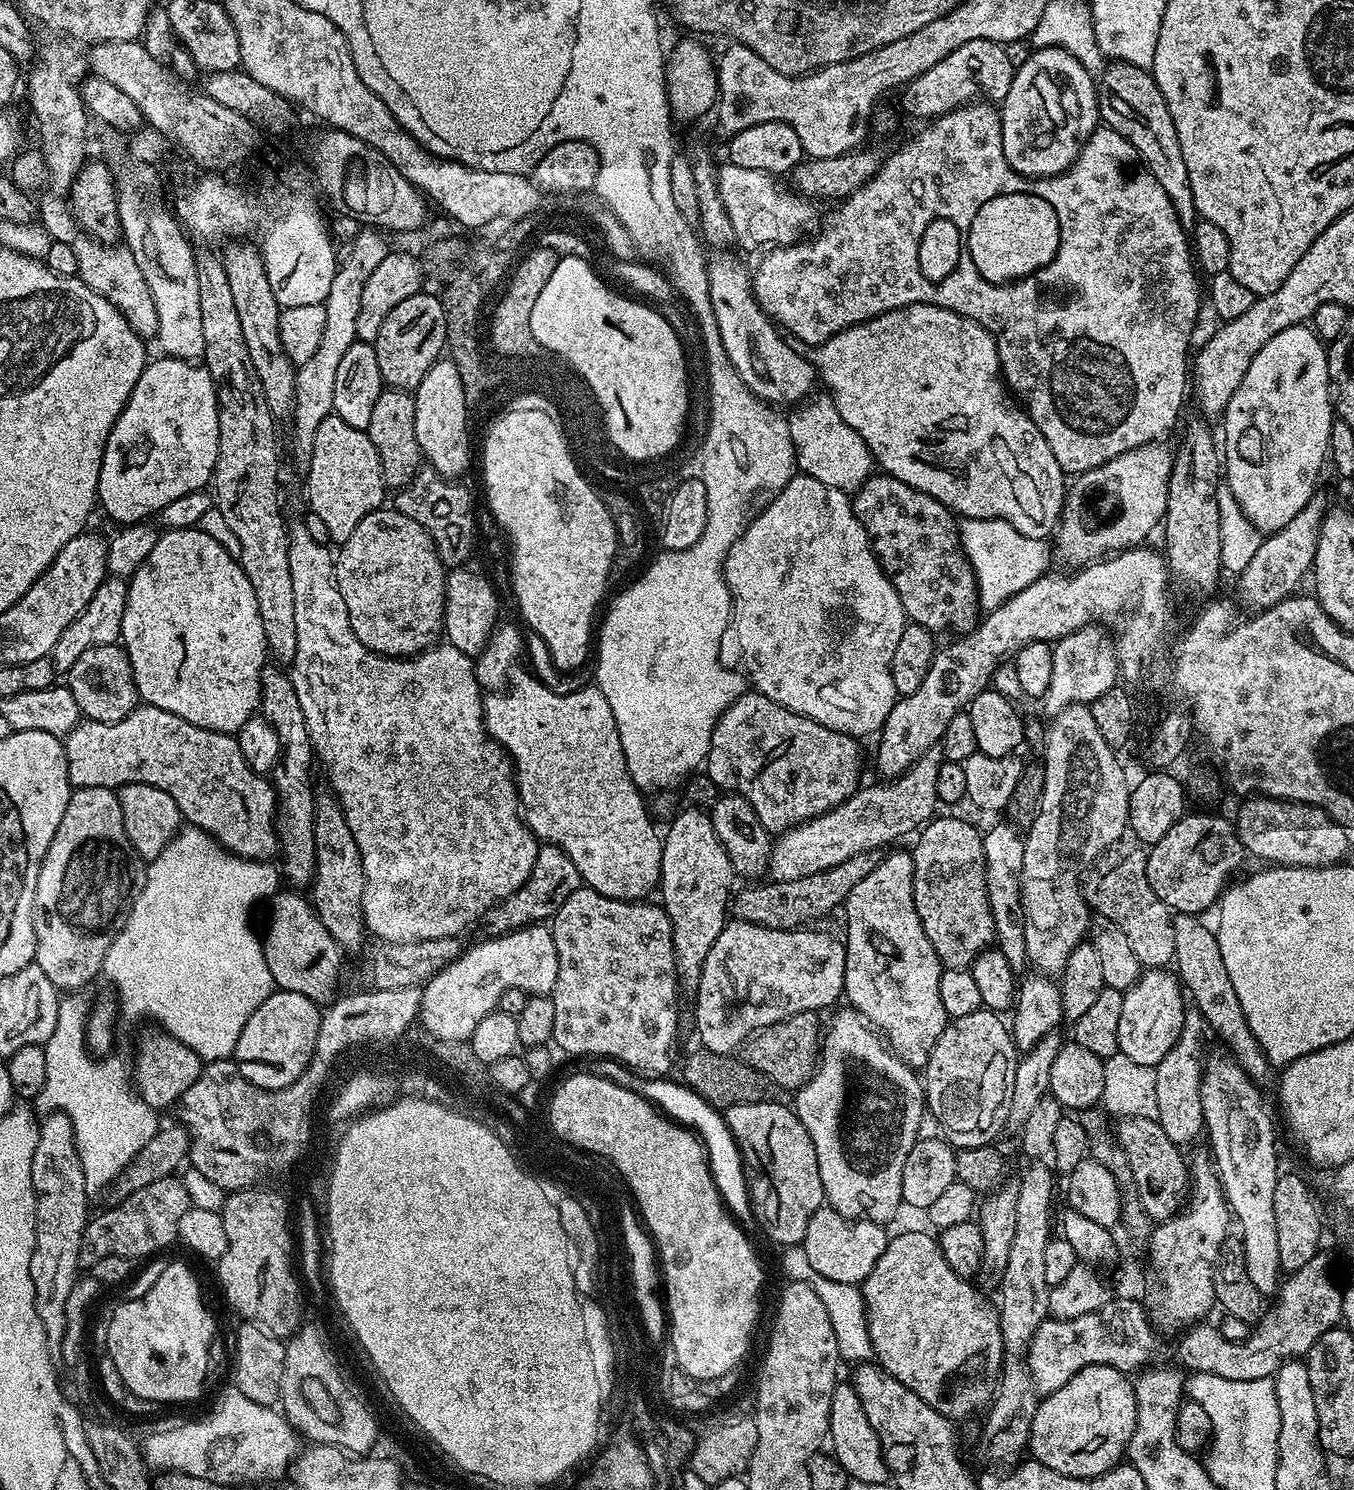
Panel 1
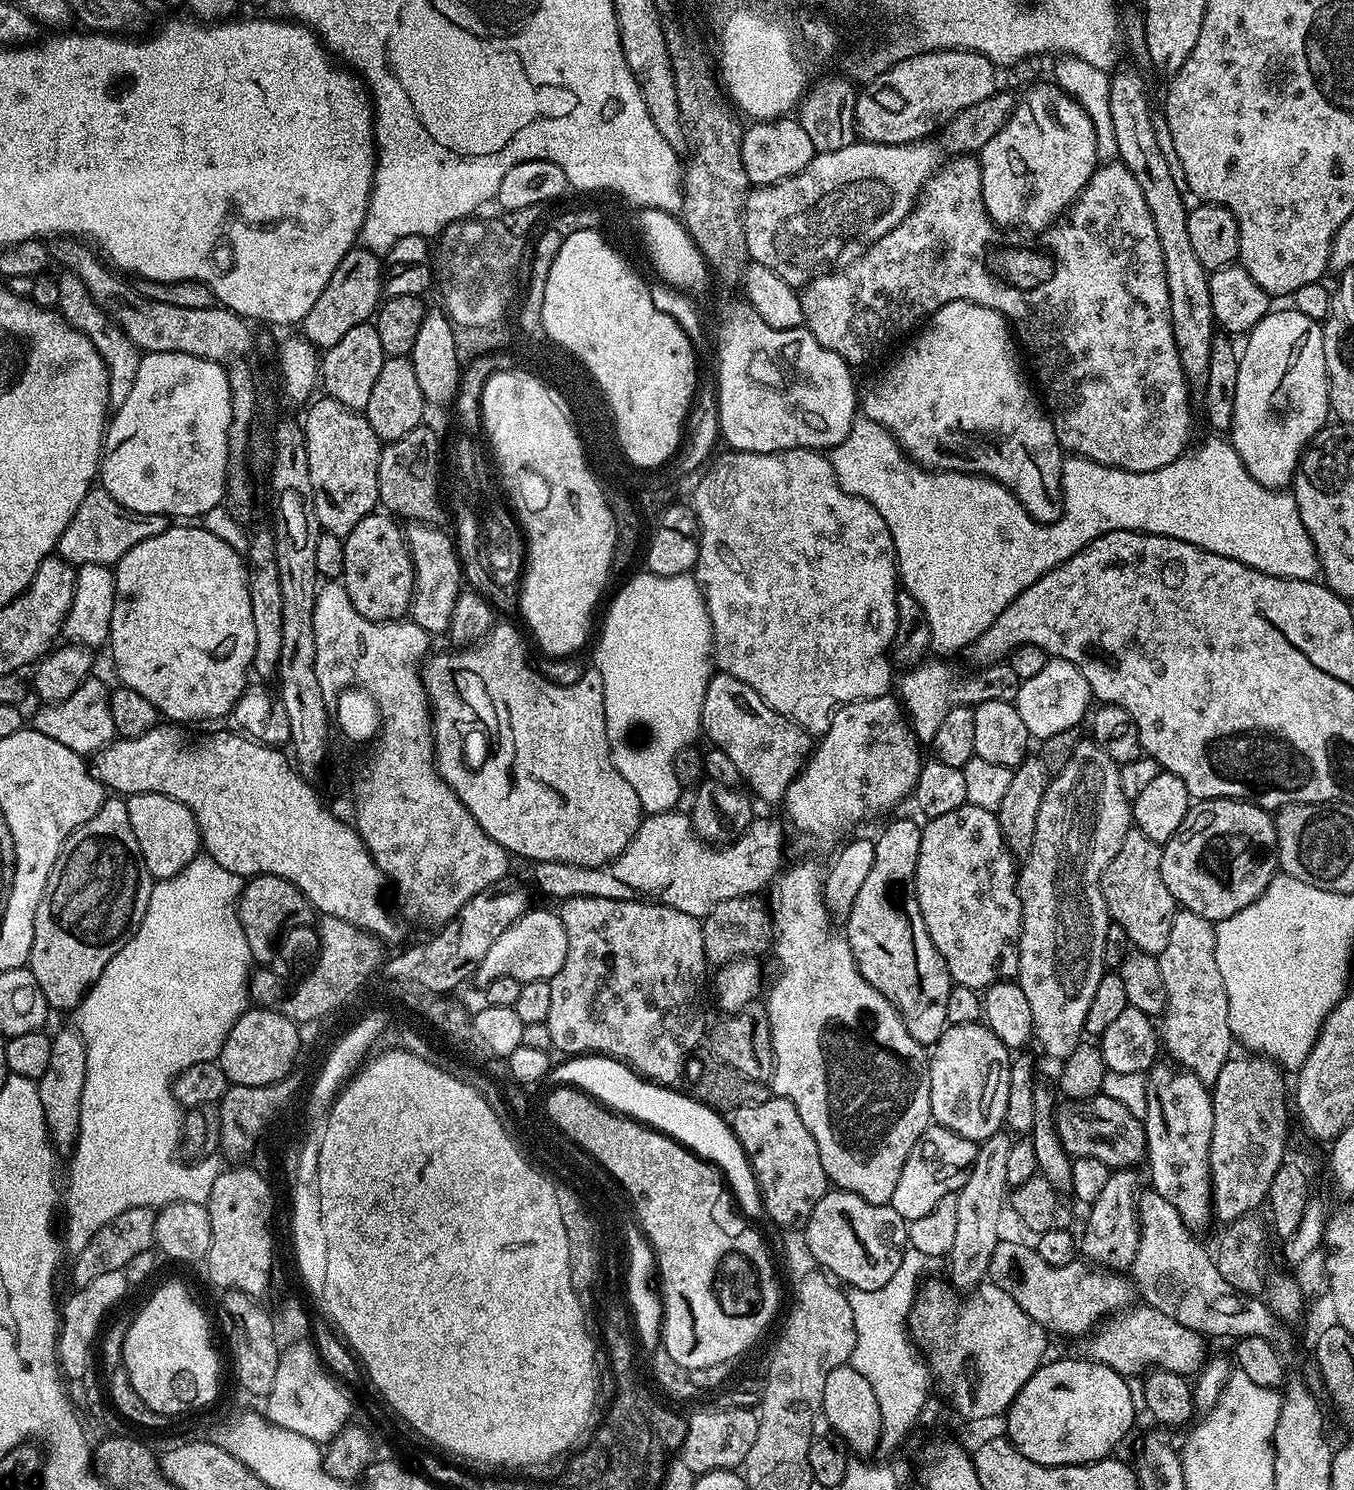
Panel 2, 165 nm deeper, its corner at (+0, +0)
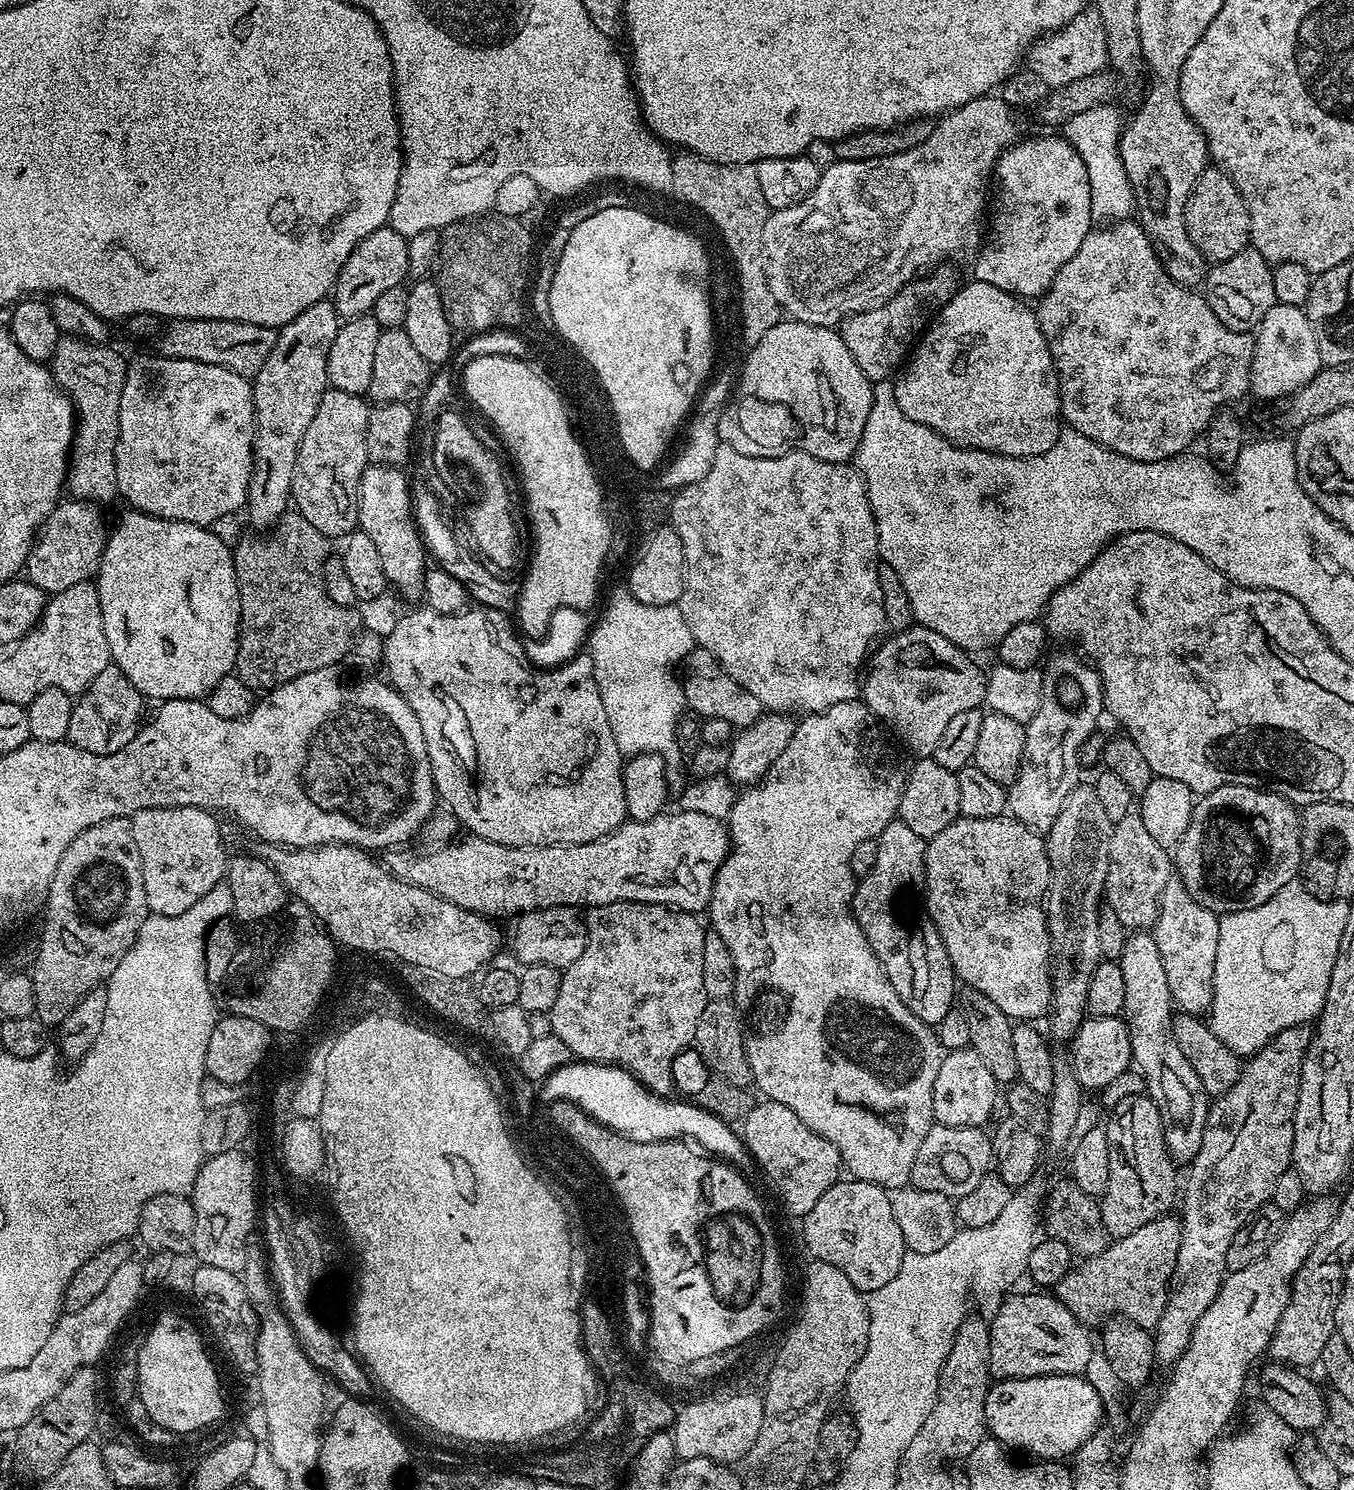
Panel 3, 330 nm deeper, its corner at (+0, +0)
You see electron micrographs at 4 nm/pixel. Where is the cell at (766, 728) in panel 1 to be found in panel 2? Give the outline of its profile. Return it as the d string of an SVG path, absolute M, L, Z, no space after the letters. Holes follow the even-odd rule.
M721 671L708 678L706 698L702 698L700 727L715 747L730 754L734 766L738 766L741 781L749 784L751 795L768 804L783 801L790 782L794 782L814 747L813 737L801 724L778 714L778 710L770 710L746 682L738 682L738 678Z

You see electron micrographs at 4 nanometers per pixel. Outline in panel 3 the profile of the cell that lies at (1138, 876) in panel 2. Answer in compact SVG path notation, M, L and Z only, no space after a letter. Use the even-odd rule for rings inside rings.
M1129 814L1113 823L1103 899L1107 911L1109 908L1116 915L1122 927L1127 930L1151 929L1158 918L1162 886L1166 886L1173 876L1174 860L1169 849L1154 842L1139 814Z

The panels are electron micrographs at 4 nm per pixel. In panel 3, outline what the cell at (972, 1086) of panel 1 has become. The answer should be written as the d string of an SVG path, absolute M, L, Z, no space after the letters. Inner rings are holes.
M970 1046L948 1052L941 1059L938 1066L938 1078L934 1078L934 1098L932 1099L933 1121L937 1124L945 1124L955 1128L979 1128L987 1125L987 1120L991 1118L992 1111L996 1108L996 1100L998 1104L996 1084L998 1085L998 1077L993 1065L982 1062L982 1058L978 1058L978 1054Z

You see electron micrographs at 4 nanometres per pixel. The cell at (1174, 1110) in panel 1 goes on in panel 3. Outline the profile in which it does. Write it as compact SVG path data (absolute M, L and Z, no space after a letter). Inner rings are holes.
M1173 878L1162 886L1154 935L1158 942L1158 954L1162 954L1166 982L1170 982L1173 1005L1181 1013L1204 1014L1211 1009L1219 929L1220 916L1198 903L1181 880Z

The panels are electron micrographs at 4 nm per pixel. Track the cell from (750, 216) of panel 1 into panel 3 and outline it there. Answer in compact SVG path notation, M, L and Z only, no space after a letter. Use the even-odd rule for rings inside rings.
M1000 95L979 96L966 102L961 108L954 108L951 112L941 115L931 125L927 138L922 143L914 145L910 150L869 160L836 160L829 168L825 167L821 171L818 186L814 186L810 195L799 200L794 206L769 211L766 226L762 226L764 269L766 270L766 282L770 282L770 294L774 294L781 309L787 315L789 312L792 315L789 317L793 321L823 328L836 328L837 325L854 314L880 307L921 274L943 265L940 264L943 260L952 260L955 256L966 255L967 252L975 253L982 243L980 231L984 228L984 232L986 228L986 209L990 204L990 181L996 170L996 159L1018 136L1016 120L1012 115L1014 115L1012 105L1005 102Z

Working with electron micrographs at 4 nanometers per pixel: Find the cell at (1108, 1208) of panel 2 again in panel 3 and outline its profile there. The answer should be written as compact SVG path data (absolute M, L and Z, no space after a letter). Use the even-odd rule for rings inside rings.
M1148 1095L1122 1098L1107 1113L1106 1131L1110 1142L1110 1182L1099 1197L1101 1220L1109 1237L1134 1234L1154 1218L1165 1215L1178 1200L1176 1168L1166 1146L1162 1114Z

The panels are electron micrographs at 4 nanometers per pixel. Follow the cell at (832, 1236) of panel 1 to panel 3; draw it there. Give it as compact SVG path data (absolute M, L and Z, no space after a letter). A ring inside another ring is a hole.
M851 1178L837 1180L834 1186L830 1186L830 1190L826 1190L826 1194L822 1194L822 1198L818 1198L814 1210L802 1217L802 1244L807 1251L809 1248L813 1252L811 1255L815 1259L830 1262L830 1266L838 1266L838 1270L842 1270L842 1274L854 1282L857 1290L865 1294L886 1286L886 1282L898 1274L898 1266L902 1266L906 1251L902 1230L894 1218L889 1189Z

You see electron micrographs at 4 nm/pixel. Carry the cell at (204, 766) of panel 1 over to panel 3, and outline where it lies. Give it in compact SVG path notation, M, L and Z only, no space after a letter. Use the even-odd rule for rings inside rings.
M264 844L262 850L263 859L272 865L285 889L312 911L313 917L328 934L340 936L344 944L356 944L356 948L366 950L391 950L398 953L398 958L412 960L414 966L436 968L438 974L448 976L476 976L495 961L492 959L500 948L500 928L496 925L499 923L477 912L462 910L462 906L454 906L454 902L446 902L418 886L399 880L377 857L376 860L372 857L375 855L371 851L355 848L353 844L323 844L317 848Z

